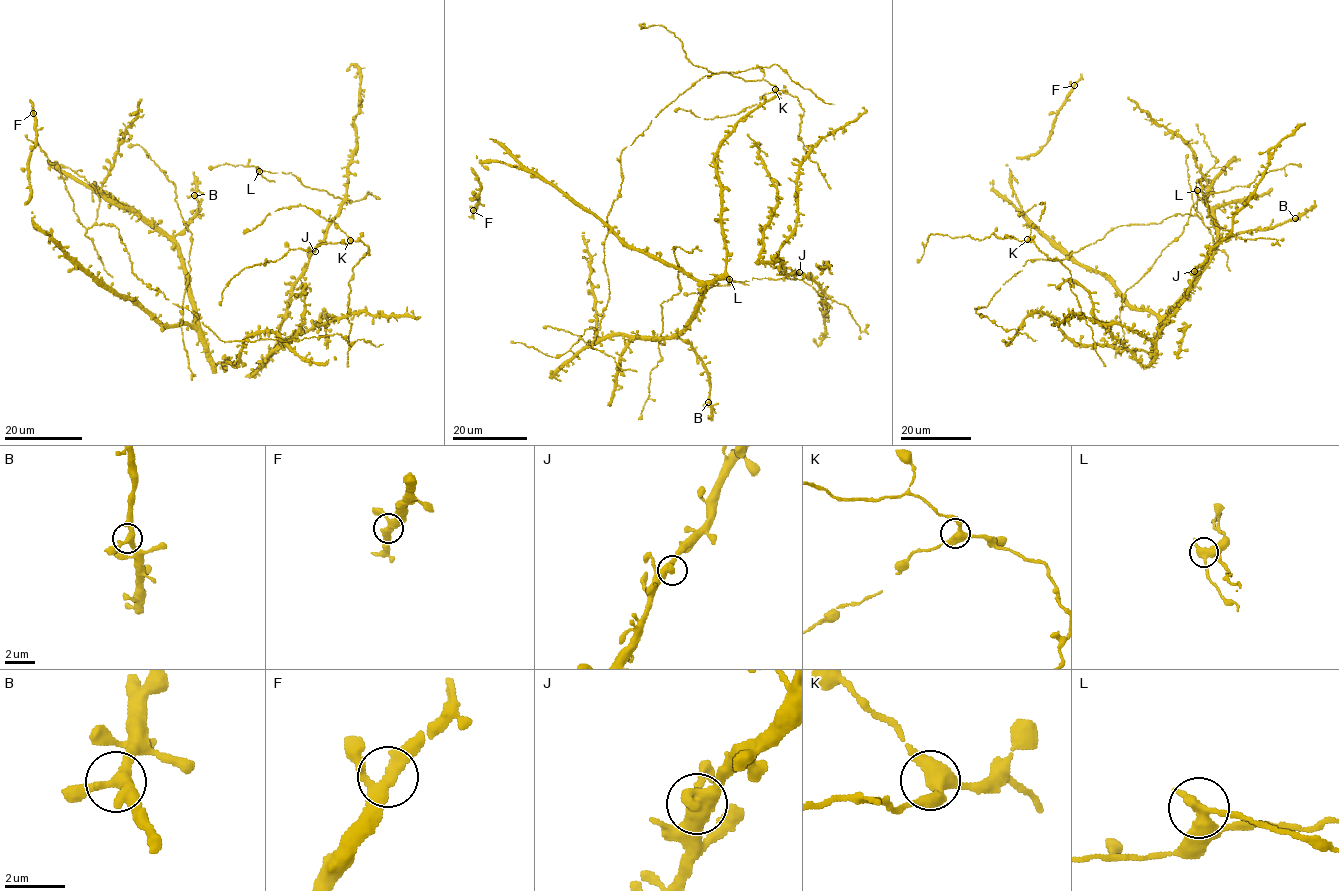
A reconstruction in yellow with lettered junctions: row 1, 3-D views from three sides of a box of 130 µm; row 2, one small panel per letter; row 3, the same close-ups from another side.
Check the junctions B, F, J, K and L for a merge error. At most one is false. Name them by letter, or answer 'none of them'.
L

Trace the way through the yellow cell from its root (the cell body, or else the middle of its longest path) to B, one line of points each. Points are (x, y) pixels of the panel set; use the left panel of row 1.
B: (171, 241), (182, 233), (197, 213), (198, 203), (194, 195)

